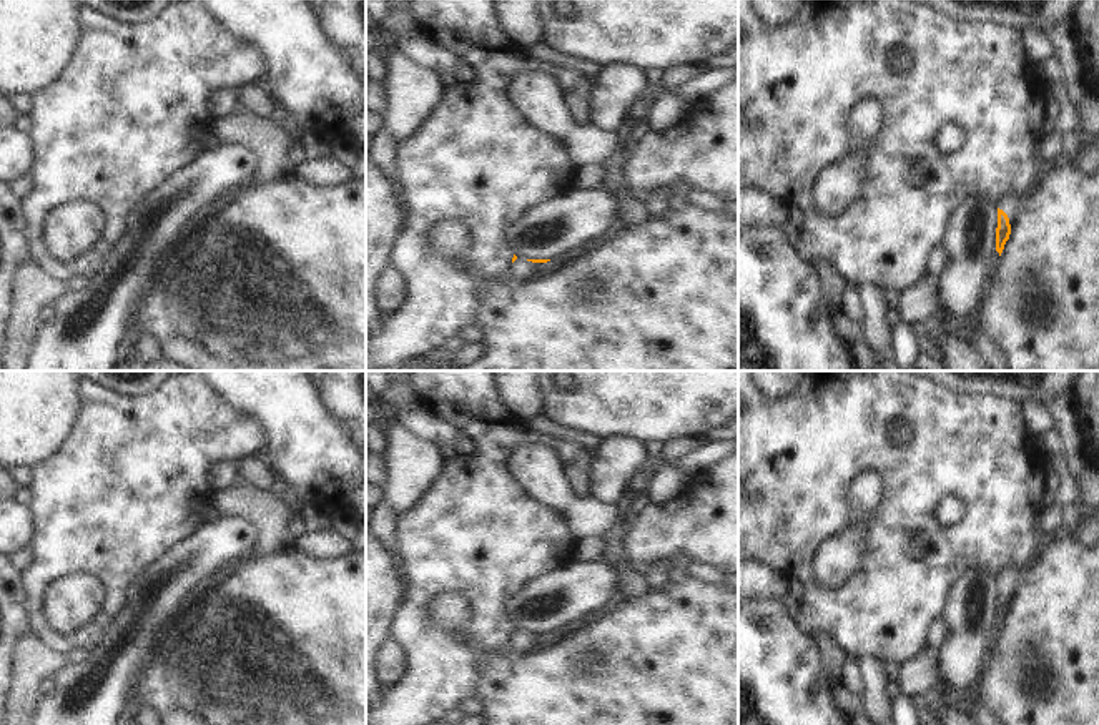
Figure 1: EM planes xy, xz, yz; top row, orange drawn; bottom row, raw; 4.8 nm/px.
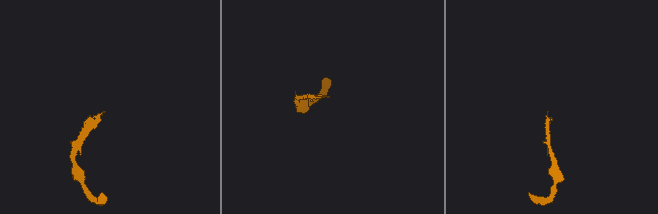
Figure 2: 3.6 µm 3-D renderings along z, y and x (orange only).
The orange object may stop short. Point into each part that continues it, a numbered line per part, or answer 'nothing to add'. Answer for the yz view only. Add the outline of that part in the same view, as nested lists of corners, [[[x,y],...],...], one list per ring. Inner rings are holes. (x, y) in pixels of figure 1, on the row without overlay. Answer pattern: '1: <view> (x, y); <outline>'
1: yz (1011, 576); [[[1008,562],[998,574],[996,579],[999,582],[1003,582],[1008,590],[1009,590],[1009,597],[1013,599],[1018,594],[1019,584],[1023,580],[1023,570],[1013,564]]]

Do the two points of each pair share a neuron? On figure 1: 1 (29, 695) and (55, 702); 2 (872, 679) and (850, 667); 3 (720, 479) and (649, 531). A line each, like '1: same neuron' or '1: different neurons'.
1: different neurons
2: different neurons
3: same neuron

